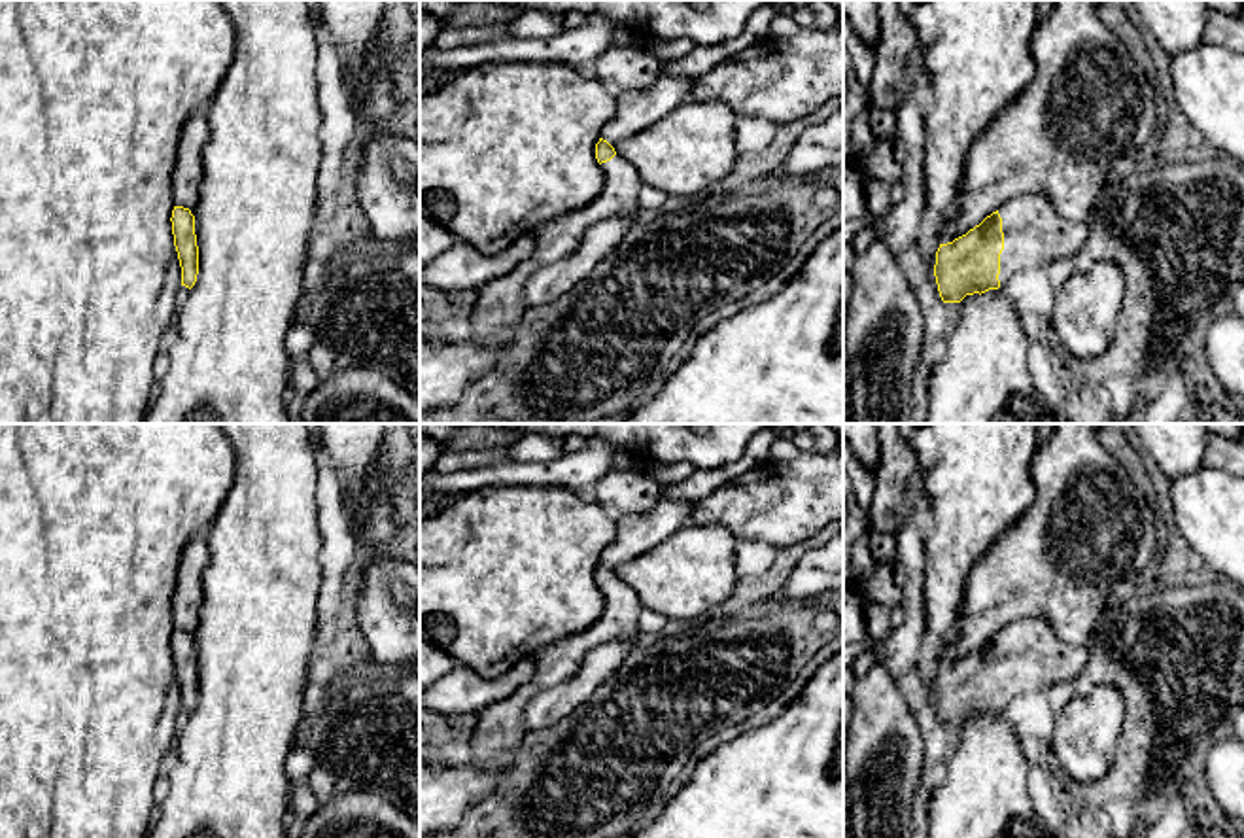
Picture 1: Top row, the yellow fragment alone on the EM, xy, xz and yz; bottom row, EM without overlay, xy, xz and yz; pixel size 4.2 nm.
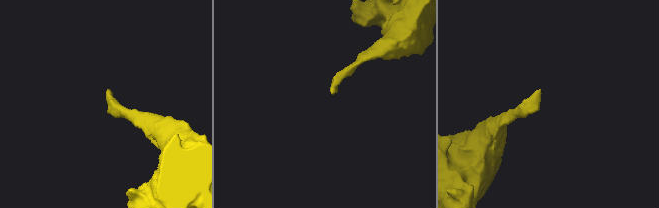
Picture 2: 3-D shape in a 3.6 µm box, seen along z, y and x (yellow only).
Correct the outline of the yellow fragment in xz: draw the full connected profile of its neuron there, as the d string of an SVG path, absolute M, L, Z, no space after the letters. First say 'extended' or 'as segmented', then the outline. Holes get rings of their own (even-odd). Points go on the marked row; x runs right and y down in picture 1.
extended; M603 138L596 144L596 159L605 174L601 193L588 206L539 225L533 231L533 253L507 276L495 278L478 289L478 301L475 308L461 318L461 329L458 333L439 344L420 344L420 416L459 405L467 386L493 367L499 350L512 340L512 331L522 320L526 310L522 291L537 269L573 253L584 231L603 219L614 216L637 219L637 195L643 185L641 176Z

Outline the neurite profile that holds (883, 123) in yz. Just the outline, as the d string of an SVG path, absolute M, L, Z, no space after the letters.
M872 110L870 131L875 142L898 136L898 115L890 110Z

